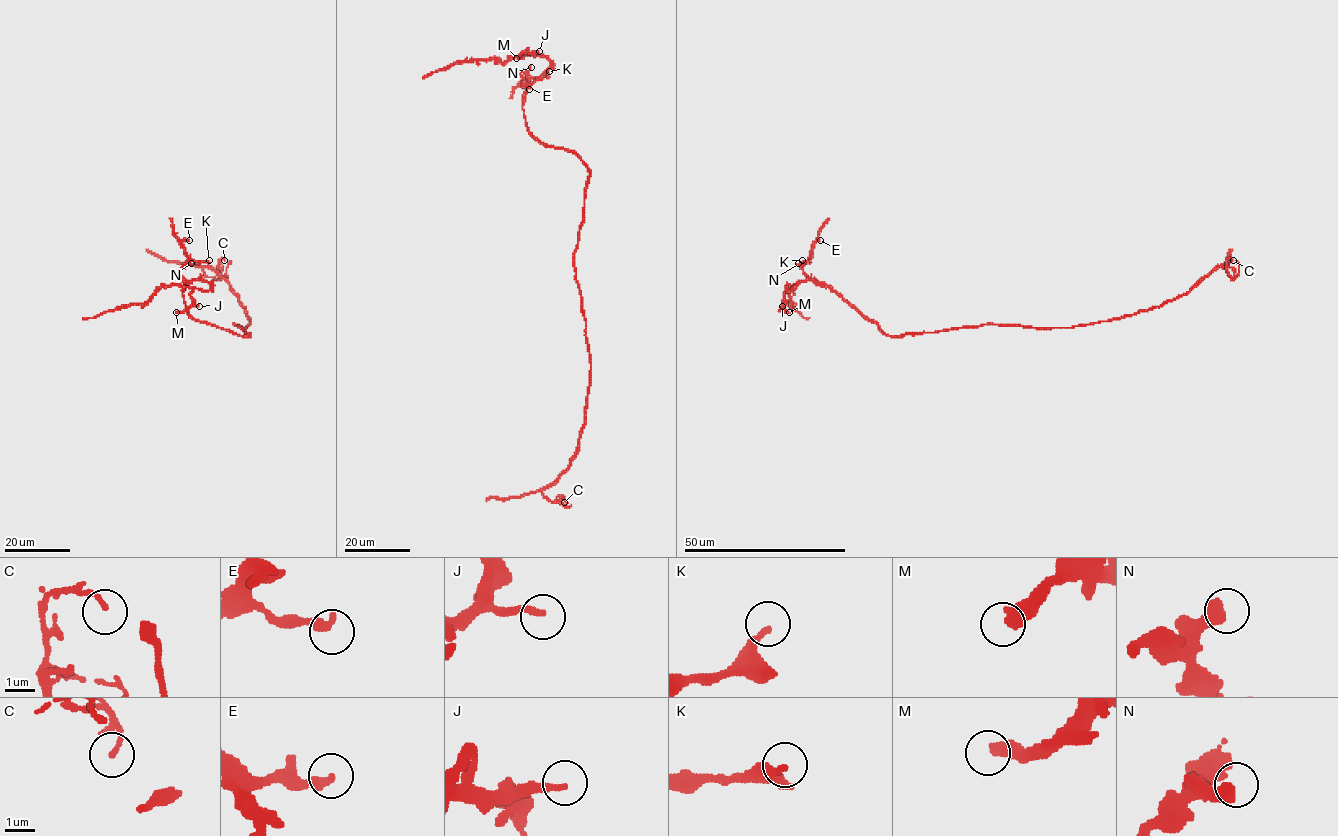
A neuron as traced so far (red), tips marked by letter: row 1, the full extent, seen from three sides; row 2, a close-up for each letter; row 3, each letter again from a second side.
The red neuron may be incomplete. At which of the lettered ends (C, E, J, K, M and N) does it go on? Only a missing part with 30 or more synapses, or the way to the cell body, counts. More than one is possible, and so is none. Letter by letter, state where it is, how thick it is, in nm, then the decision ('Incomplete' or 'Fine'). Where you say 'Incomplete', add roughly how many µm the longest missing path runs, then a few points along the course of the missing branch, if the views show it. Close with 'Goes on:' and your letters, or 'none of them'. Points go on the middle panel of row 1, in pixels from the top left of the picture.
C: Place: (564, 502). Thickness 160 nm. Fine
E: Place: (529, 89). Thickness 320 nm. Fine
J: Place: (539, 51). Thickness 240 nm. Fine
K: Place: (549, 71). Thickness 240 nm. Fine
M: Place: (516, 58). Thickness 480 nm. Fine
N: Place: (531, 67). Thickness 500 nm. Fine
Goes on: none of them

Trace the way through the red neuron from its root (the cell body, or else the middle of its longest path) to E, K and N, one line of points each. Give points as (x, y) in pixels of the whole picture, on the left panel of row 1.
E: (242, 329), (247, 336), (188, 314), (182, 295), (186, 281), (180, 273), (187, 256), (180, 242), (189, 240)
K: (242, 329), (247, 336), (197, 321), (186, 311), (182, 295), (186, 281), (181, 269), (190, 260), (209, 260)
N: (242, 329), (249, 334), (247, 336), (197, 321), (188, 314), (182, 295), (186, 281), (180, 272), (191, 263)

